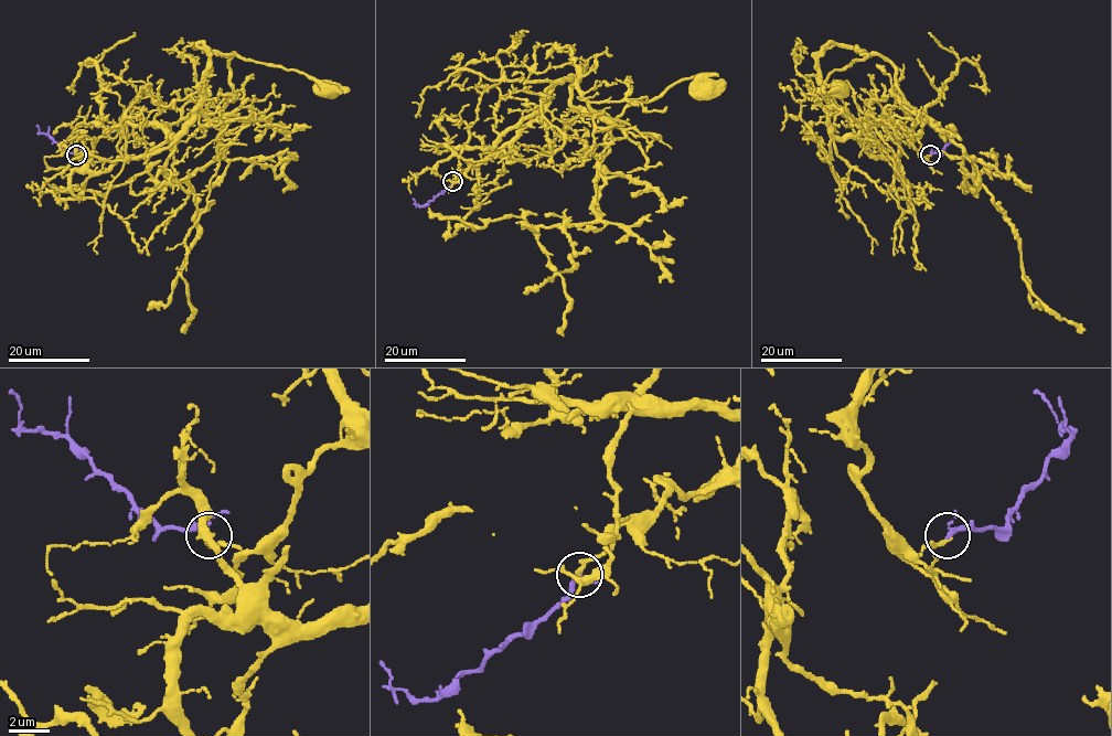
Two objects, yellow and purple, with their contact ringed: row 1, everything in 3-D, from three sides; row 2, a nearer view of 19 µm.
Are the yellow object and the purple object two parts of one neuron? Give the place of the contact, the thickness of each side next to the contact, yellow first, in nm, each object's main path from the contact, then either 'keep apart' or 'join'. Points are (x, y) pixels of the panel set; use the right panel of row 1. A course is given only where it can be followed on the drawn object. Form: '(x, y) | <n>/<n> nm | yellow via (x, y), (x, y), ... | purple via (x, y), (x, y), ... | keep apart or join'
(930, 155) | 240/180 nm | yellow via (930, 155), (898, 124), (833, 134), (818, 57), (835, 44), (856, 46), (867, 55), (826, 77), (836, 88) | purple via (930, 153), (941, 152), (955, 135), (947, 126) | keep apart

